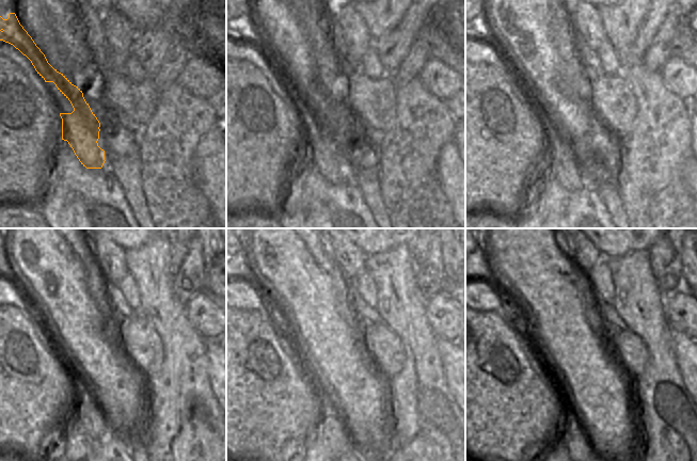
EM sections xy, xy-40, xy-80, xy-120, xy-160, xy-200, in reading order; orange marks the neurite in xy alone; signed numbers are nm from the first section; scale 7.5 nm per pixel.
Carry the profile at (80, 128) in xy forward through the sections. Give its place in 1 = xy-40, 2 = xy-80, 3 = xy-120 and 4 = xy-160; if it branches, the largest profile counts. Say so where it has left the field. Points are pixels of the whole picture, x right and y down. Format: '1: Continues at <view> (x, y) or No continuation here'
1: Continues at xy-40 (328, 152)
2: Continues at xy-80 (569, 169)
3: Continues at xy-120 (85, 408)
4: Continues at xy-160 (333, 424)

